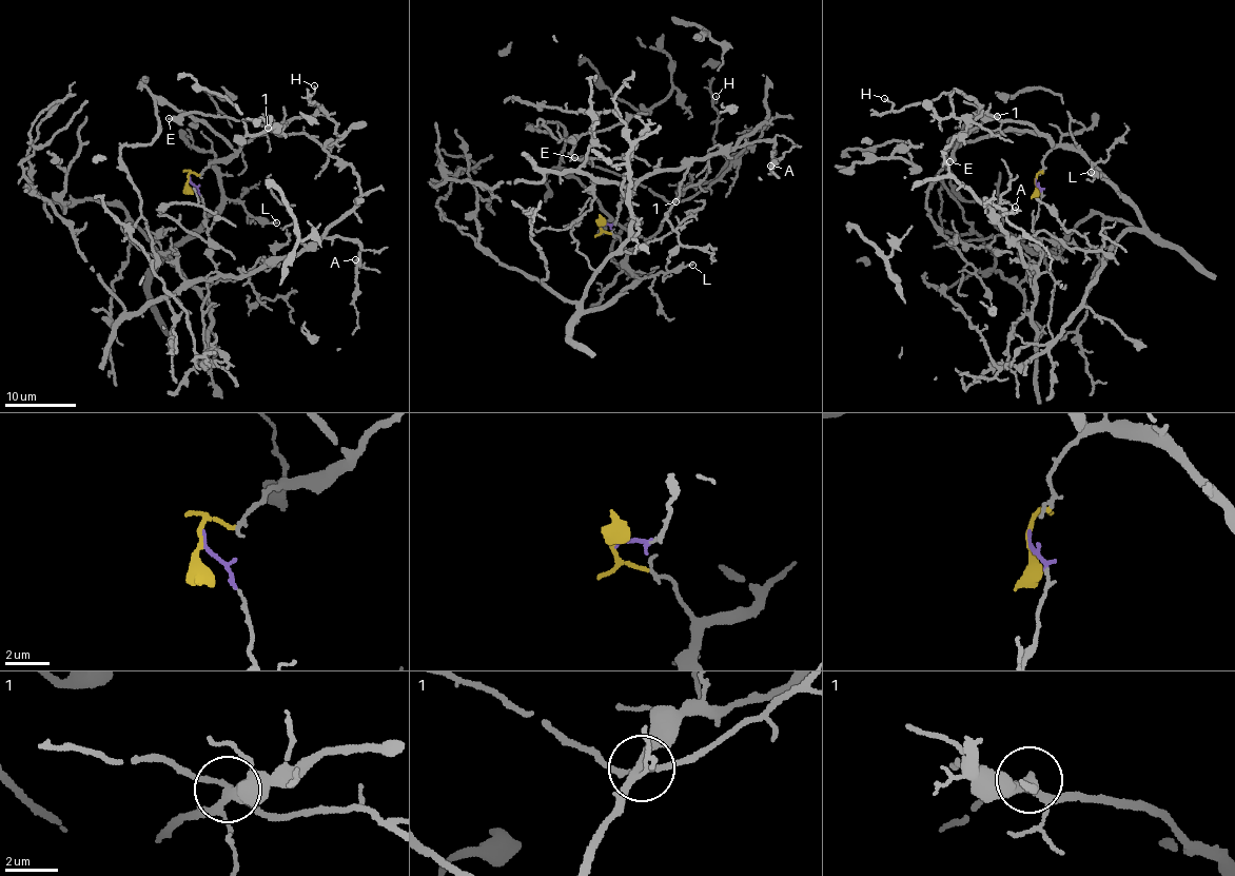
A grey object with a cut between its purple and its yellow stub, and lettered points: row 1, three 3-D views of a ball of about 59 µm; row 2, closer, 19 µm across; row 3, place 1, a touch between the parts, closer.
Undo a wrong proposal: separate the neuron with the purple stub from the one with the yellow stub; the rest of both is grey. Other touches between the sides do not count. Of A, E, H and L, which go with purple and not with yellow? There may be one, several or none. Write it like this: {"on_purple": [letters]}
{"on_purple": ["A", "E"]}

